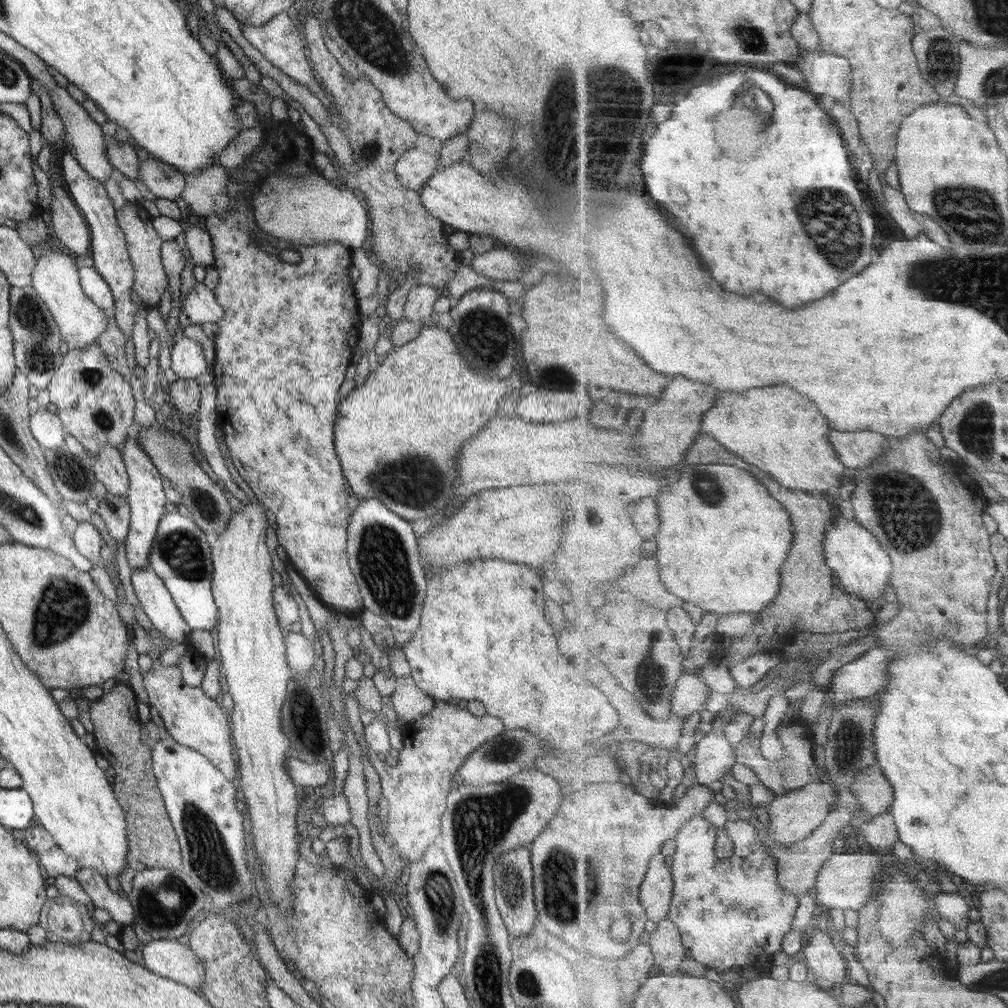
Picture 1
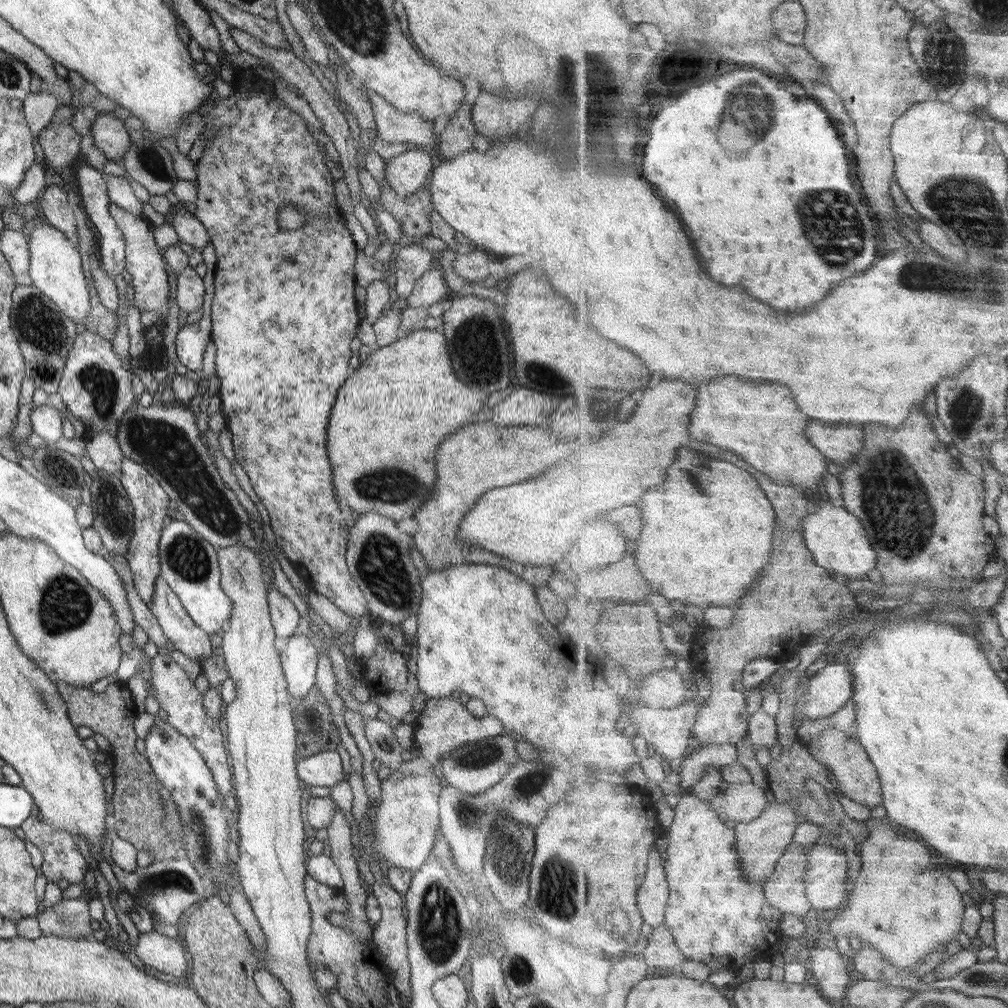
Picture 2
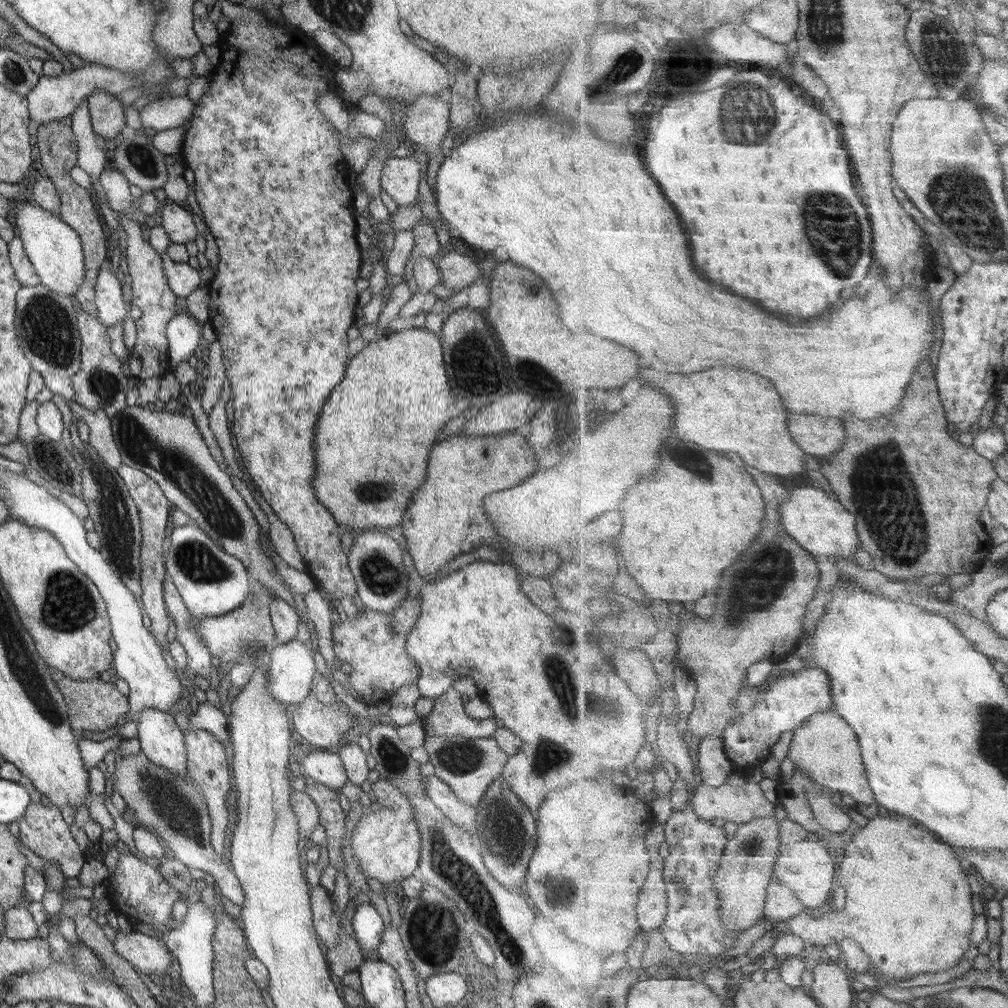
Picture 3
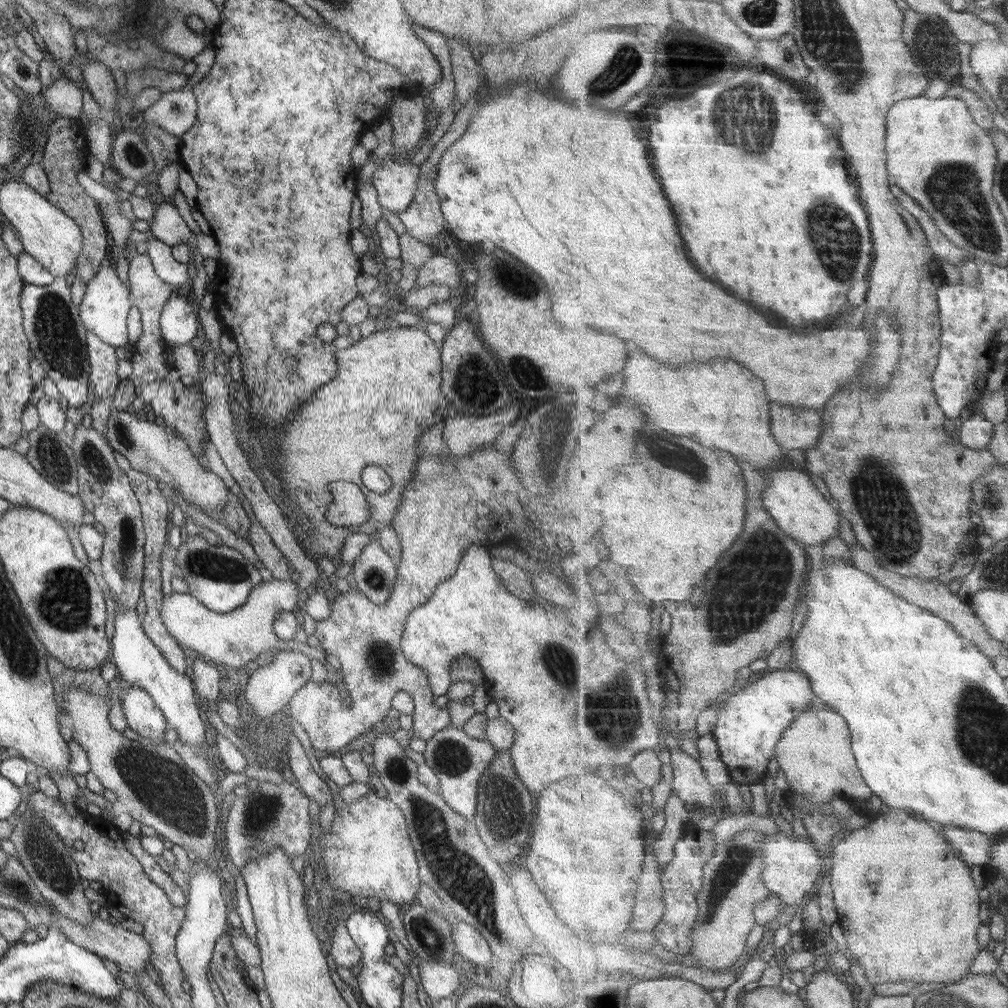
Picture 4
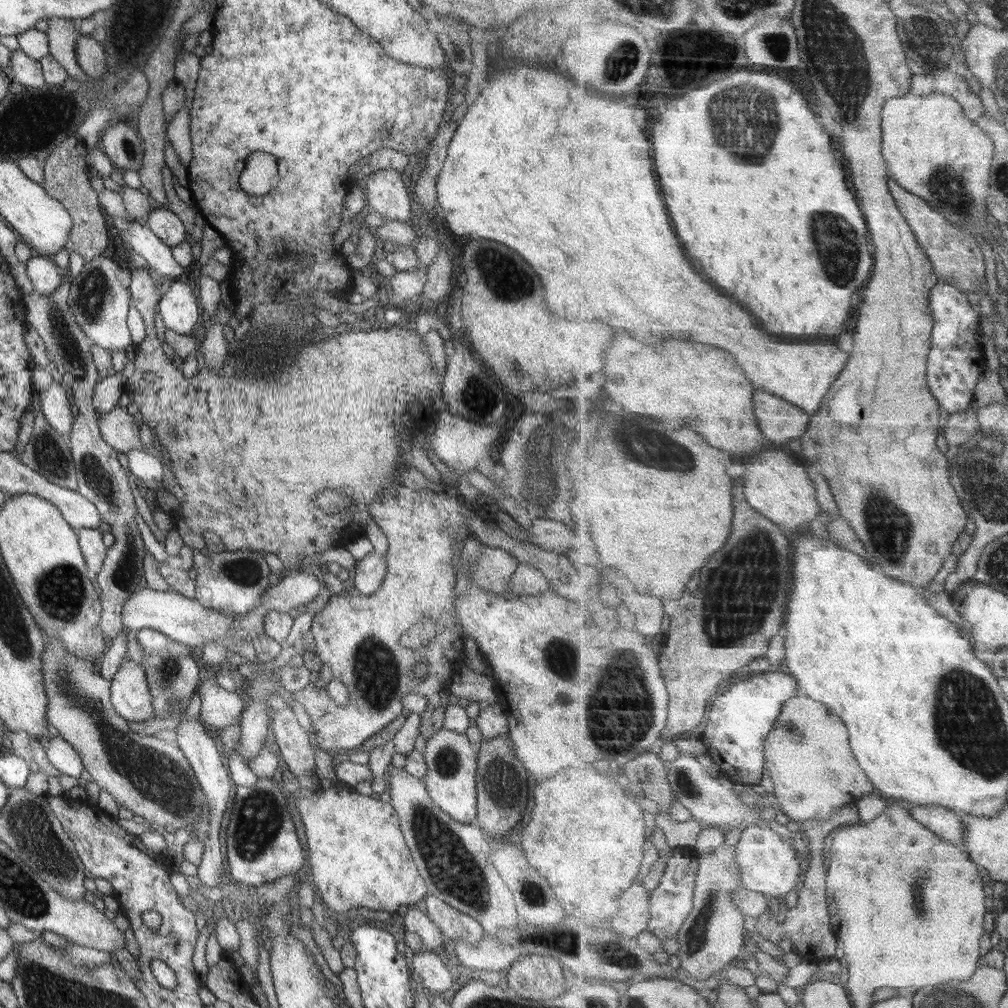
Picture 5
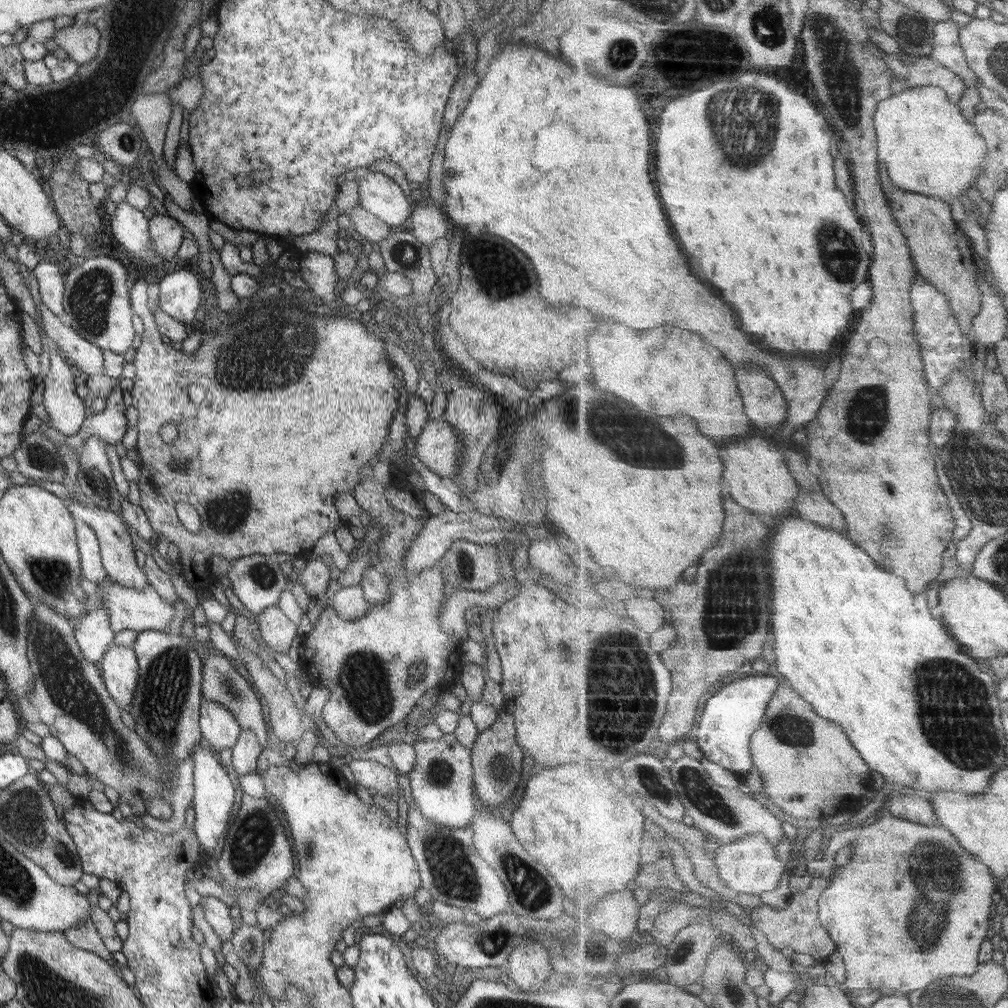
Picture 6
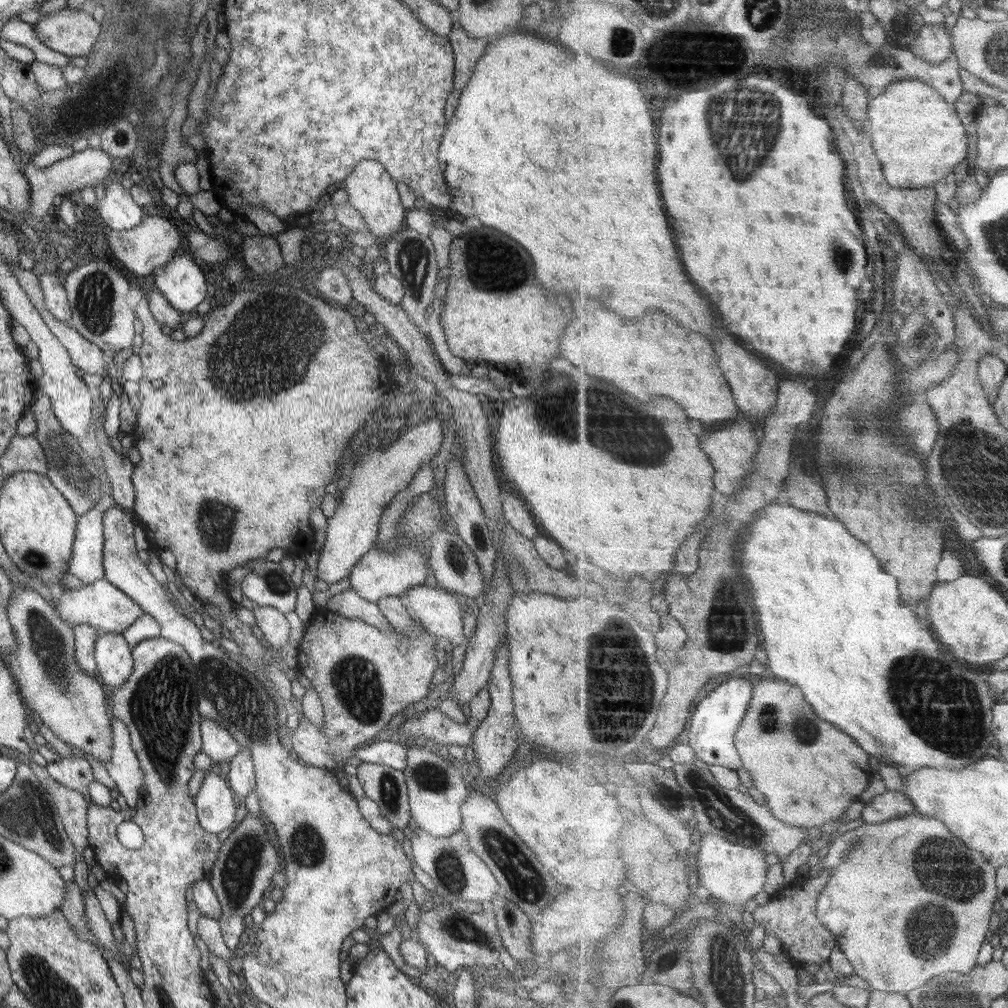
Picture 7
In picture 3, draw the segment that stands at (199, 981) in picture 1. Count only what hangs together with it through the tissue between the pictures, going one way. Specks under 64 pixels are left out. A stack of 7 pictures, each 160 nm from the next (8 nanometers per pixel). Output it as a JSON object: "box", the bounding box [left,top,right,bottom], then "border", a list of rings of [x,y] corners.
{"box":[112,929,172,975],"border":[[[118,929],[112,944],[121,958],[143,974],[164,975],[172,959],[163,941],[142,933],[125,933]]]}

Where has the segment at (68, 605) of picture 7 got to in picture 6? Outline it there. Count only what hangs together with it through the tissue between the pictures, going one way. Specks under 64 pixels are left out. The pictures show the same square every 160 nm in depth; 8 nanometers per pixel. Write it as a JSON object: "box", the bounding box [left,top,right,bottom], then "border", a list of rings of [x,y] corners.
{"box":[87,583,173,633],"border":[[[112,583],[95,589],[95,601],[88,600],[87,614],[89,611],[95,610],[97,607],[103,607],[108,612],[111,630],[114,632],[121,632],[121,630],[134,630],[135,632],[143,632],[153,630],[155,632],[165,633],[167,625],[173,618],[173,603],[167,603],[152,587],[146,586],[143,590],[133,590],[120,586],[119,584]]]}

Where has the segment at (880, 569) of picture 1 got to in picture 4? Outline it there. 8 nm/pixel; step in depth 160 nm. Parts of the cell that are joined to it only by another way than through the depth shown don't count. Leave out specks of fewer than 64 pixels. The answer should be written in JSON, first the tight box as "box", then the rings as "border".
{"box":[764,468,841,545],"border":[[[779,468],[777,470],[771,470],[766,473],[768,480],[768,487],[764,492],[764,505],[767,512],[773,516],[774,520],[781,527],[781,530],[785,531],[787,535],[795,538],[795,541],[801,541],[805,545],[821,545],[831,541],[833,537],[839,537],[839,526],[841,526],[841,520],[839,520],[839,511],[835,503],[829,503],[825,500],[825,496],[819,492],[819,489],[813,483],[813,480],[809,477],[810,472],[807,470],[799,469],[784,469]]]}

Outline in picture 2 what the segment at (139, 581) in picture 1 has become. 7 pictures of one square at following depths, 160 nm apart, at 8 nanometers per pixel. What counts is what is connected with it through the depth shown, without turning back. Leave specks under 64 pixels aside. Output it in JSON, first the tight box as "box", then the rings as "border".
{"box":[148,575,211,663],"border":[[[160,575],[157,576],[153,587],[153,598],[148,604],[148,609],[167,642],[171,642],[175,651],[198,663],[211,657],[208,635],[194,625]]]}

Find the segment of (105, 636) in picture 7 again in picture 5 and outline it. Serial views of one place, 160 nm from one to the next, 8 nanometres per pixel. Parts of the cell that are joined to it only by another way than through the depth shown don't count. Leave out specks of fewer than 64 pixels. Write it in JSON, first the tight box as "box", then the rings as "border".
{"box":[110,661,154,722],"border":[[[131,661],[121,663],[110,680],[110,701],[126,722],[141,722],[154,716],[145,672]]]}

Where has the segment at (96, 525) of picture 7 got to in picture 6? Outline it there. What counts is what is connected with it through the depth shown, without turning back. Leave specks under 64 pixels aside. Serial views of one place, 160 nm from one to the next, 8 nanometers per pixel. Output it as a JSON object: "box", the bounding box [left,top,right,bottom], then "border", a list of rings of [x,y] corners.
{"box":[74,520,106,584],"border":[[[75,520],[74,532],[76,546],[79,552],[79,566],[84,580],[98,584],[106,577],[105,569],[101,564],[100,548],[93,530],[83,522]]]}

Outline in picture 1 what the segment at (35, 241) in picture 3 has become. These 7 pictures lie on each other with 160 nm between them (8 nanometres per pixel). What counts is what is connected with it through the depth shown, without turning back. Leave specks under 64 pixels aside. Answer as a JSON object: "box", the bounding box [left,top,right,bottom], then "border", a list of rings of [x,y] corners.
{"box":[30,244,106,350],"border":[[[47,244],[37,249],[37,259],[31,273],[30,287],[47,307],[55,327],[57,327],[60,340],[65,342],[68,350],[81,350],[91,346],[104,333],[106,329],[105,314],[87,298],[81,290],[77,268],[78,261],[71,254],[56,252]]]}

